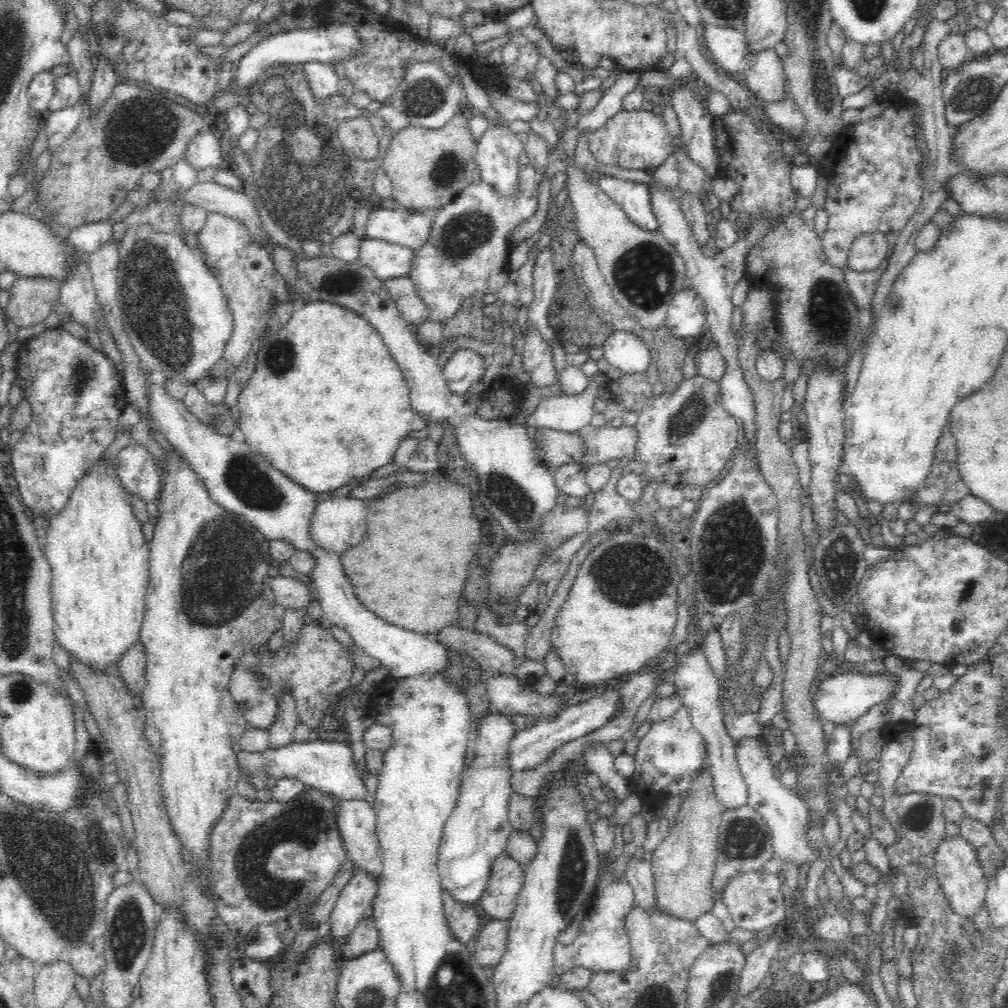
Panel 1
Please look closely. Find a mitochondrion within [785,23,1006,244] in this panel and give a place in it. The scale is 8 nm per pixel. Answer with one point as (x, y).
(972, 93)

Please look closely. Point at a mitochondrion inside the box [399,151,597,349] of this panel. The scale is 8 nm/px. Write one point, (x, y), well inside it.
(462, 235)

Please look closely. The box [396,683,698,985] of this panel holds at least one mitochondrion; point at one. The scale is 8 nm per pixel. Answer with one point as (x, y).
(575, 861)

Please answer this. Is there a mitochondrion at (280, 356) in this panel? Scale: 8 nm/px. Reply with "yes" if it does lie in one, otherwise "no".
yes

